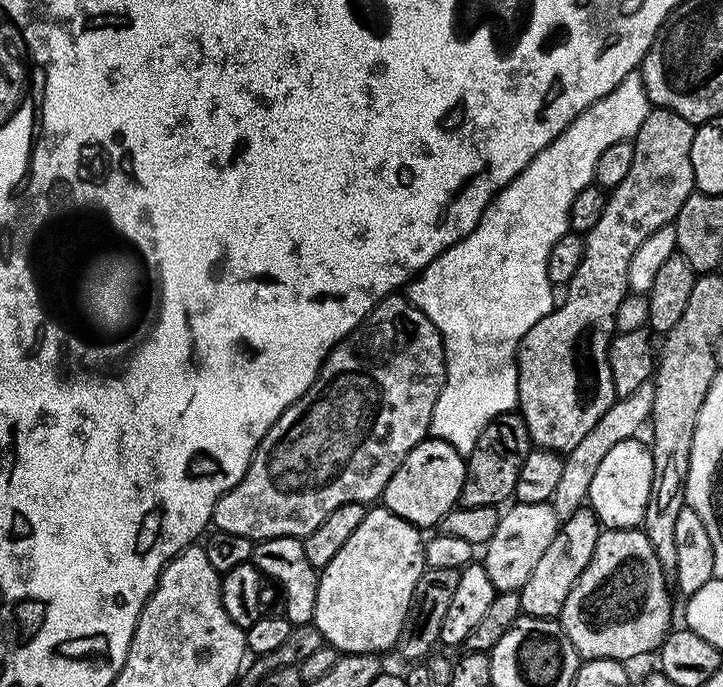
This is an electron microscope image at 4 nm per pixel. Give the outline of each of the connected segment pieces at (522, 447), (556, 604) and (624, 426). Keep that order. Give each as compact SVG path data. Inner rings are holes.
M519 411L504 412L493 416L492 421L478 434L474 450L466 458L464 485L460 504L466 508L474 506L500 506L503 500L511 501L516 491L518 474L525 460L529 459L530 441L528 427Z
M581 506L565 524L563 521L557 527L550 546L546 546L546 554L538 558L538 566L534 566L530 578L519 591L523 615L547 620L559 617L562 606L566 606L566 598L570 598L570 590L574 590L574 582L578 582L590 558L594 558L594 546L598 546L601 531L600 521L587 506Z
M652 382L638 386L638 390L634 390L634 394L619 397L616 403L610 406L610 410L606 410L606 414L602 414L602 418L598 418L598 426L594 426L594 430L590 430L590 434L586 434L586 438L582 438L582 442L578 442L578 446L574 446L574 450L570 450L563 457L564 461L559 465L562 470L562 478L558 478L557 493L588 493L590 481L594 479L594 470L598 470L598 462L602 462L602 458L606 458L606 453L613 446L618 446L618 442L633 439L639 433L636 431L643 424L645 427L649 423L654 406L655 389L656 385Z

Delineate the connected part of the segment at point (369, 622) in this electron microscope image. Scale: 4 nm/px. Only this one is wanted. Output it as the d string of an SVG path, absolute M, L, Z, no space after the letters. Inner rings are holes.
M369 507L358 530L350 534L346 546L342 546L342 550L338 550L338 554L334 554L333 560L319 573L320 585L312 615L314 625L321 632L323 639L340 654L349 652L384 654L387 648L395 649L399 645L408 611L412 609L418 578L425 567L421 529L398 518L389 508Z

